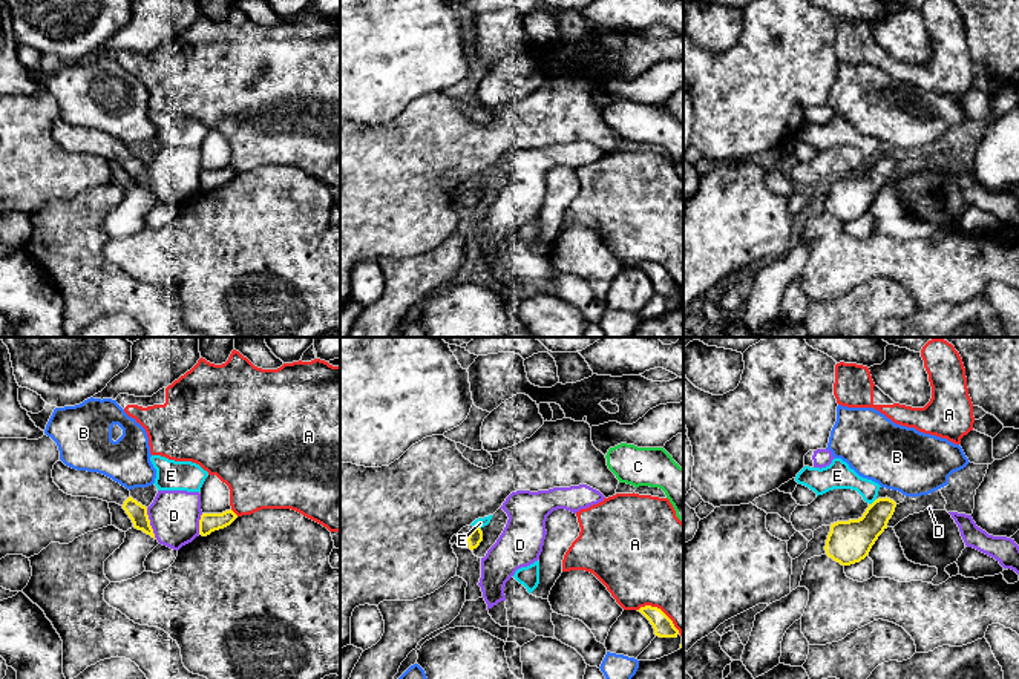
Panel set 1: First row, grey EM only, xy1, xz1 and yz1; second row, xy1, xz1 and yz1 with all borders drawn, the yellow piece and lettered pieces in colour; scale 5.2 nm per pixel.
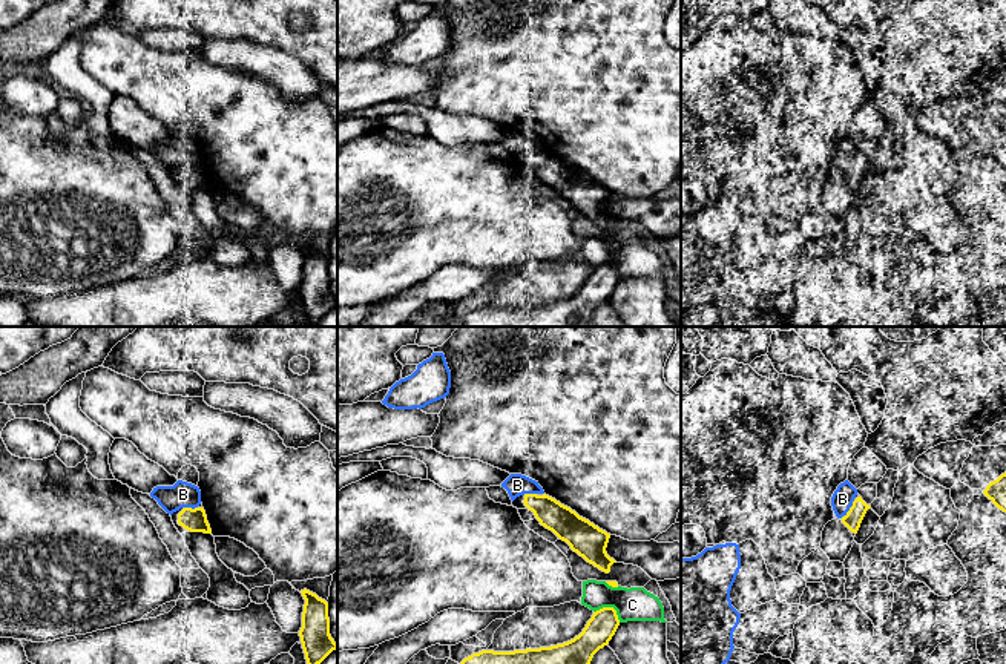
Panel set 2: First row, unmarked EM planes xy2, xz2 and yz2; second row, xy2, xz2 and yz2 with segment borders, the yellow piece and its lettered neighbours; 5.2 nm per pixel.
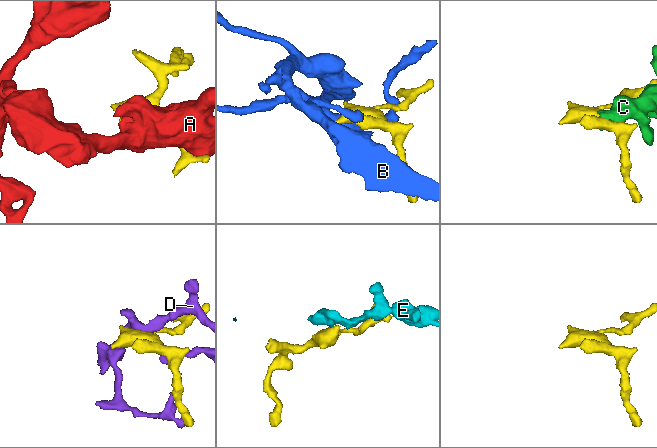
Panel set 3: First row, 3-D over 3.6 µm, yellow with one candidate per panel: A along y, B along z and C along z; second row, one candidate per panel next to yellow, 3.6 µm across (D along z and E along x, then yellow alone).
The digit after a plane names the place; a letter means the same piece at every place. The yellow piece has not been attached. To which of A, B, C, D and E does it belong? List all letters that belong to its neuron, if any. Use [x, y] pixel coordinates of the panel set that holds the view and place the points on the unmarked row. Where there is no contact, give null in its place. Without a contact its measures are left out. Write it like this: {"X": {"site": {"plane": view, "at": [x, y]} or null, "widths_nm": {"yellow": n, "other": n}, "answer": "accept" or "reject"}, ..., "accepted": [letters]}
{"A": {"site": {"plane": "xz1", "at": [661, 267]}, "widths_nm": {"yellow": 110, "other": 480}, "answer": "reject"}, "B": {"site": {"plane": "yz2", "at": [850, 164]}, "widths_nm": {"yellow": 90, "other": 120}, "answer": "reject"}, "C": {"site": {"plane": "xz2", "at": [611, 264]}, "widths_nm": {"yellow": 150, "other": 180}, "answer": "reject"}, "D": {"site": {"plane": "xy1", "at": [149, 180]}, "widths_nm": {"yellow": 100, "other": 260}, "answer": "reject"}, "E": {"site": {"plane": "xz1", "at": [477, 184]}, "widths_nm": {"yellow": 80, "other": 50}, "answer": "reject"}, "accepted": []}

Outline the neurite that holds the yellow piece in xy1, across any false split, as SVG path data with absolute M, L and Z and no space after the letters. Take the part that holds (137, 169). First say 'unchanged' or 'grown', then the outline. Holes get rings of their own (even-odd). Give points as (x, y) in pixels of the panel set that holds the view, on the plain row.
grown | M61 116L52 126L54 139L67 152L98 155L120 161L133 179L133 184L155 195L147 164L130 153L130 147L112 135L87 127L77 127Z

